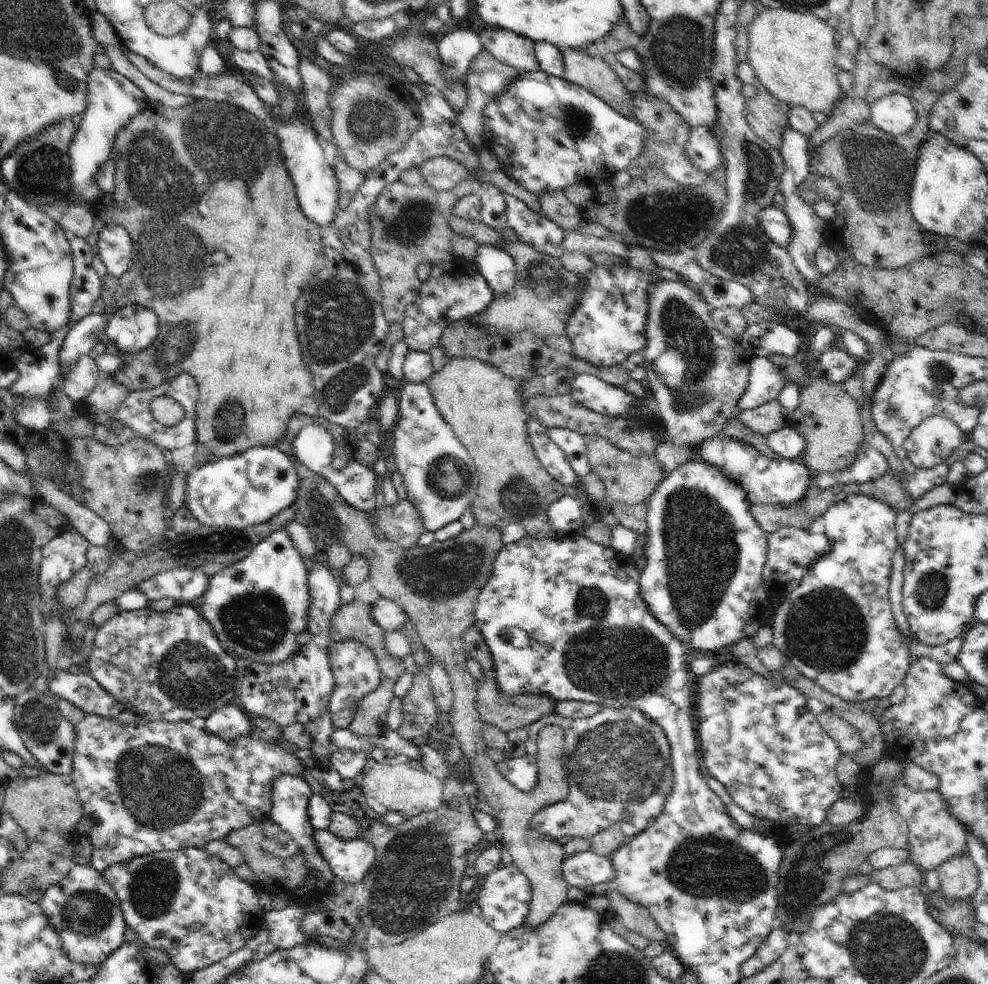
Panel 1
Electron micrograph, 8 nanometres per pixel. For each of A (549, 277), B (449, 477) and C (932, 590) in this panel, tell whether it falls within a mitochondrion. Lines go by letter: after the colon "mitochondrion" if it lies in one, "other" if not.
A: mitochondrion
B: mitochondrion
C: mitochondrion

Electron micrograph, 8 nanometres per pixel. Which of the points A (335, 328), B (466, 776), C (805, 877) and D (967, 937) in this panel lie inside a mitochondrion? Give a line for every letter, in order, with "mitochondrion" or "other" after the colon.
A: mitochondrion
B: other
C: mitochondrion
D: other

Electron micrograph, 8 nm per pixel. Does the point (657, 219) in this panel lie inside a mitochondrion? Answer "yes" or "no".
yes

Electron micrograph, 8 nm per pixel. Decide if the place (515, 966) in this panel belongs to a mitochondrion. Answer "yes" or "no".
no

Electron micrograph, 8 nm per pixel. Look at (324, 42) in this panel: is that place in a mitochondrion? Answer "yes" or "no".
no

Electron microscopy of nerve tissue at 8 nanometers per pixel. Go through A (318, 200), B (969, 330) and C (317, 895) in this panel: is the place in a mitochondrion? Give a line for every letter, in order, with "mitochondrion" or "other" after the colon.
A: other
B: other
C: other

